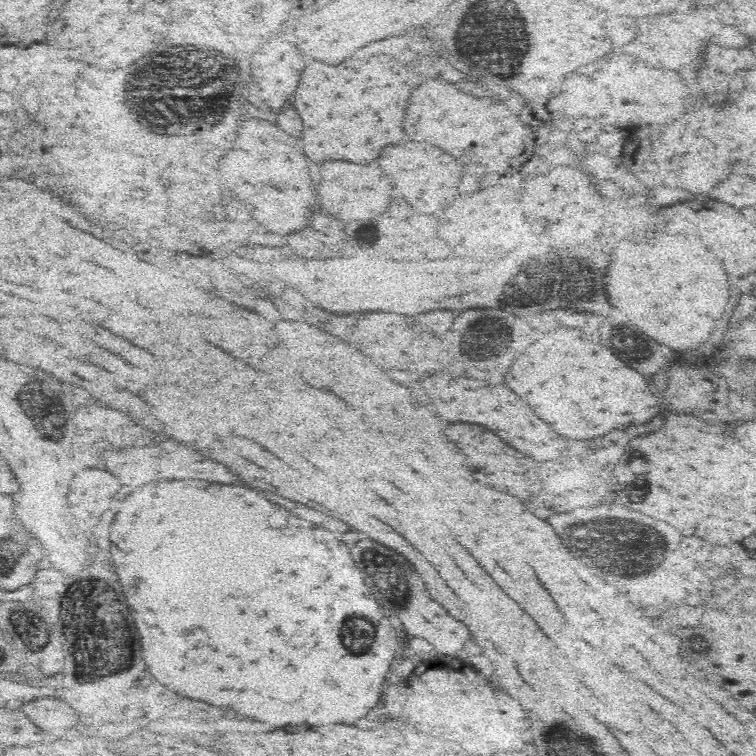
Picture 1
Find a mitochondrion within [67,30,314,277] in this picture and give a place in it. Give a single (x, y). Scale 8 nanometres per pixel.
(182, 92)

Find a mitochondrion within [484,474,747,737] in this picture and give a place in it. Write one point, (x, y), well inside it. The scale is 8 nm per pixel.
(611, 544)

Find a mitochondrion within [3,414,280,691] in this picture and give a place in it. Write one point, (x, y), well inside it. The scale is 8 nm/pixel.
(92, 661)

